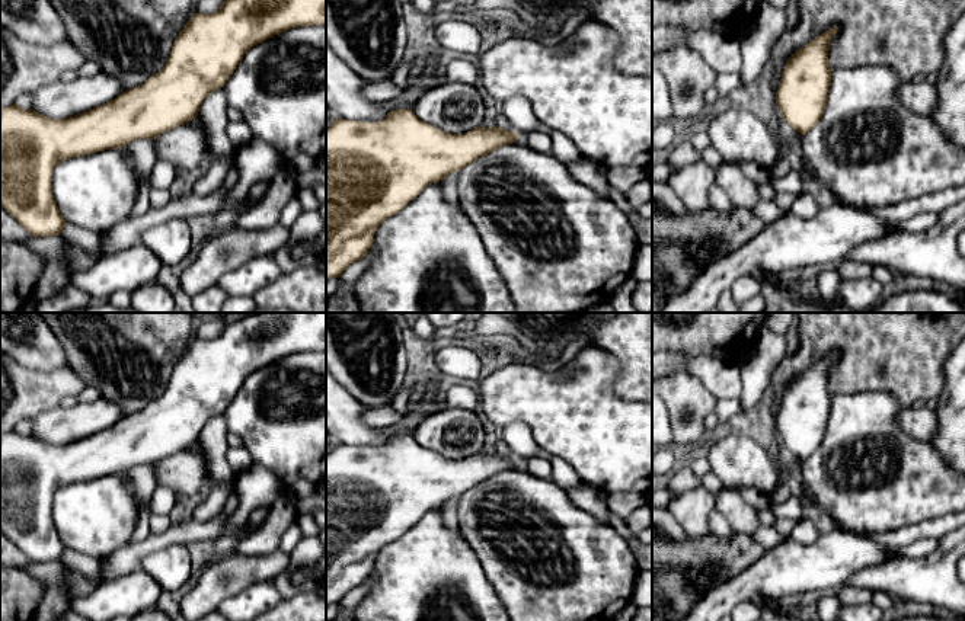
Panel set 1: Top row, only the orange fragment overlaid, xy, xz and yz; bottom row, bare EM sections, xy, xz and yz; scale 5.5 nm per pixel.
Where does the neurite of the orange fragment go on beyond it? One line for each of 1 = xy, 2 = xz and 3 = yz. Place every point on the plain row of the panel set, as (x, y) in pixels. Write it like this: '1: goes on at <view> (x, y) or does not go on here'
1: does not go on here
2: does not go on here
3: does not go on here

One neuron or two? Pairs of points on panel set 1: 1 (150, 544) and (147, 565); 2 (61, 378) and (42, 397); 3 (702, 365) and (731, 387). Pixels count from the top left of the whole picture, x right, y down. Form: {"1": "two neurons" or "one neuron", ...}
{"1": "two neurons", "2": "one neuron", "3": "one neuron"}

